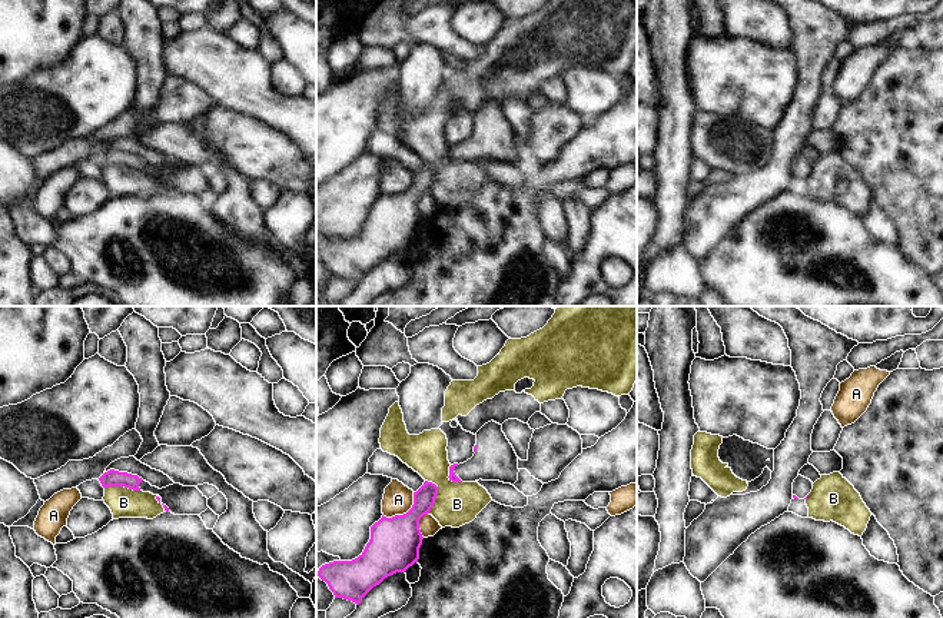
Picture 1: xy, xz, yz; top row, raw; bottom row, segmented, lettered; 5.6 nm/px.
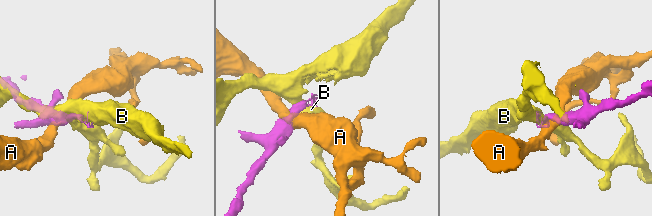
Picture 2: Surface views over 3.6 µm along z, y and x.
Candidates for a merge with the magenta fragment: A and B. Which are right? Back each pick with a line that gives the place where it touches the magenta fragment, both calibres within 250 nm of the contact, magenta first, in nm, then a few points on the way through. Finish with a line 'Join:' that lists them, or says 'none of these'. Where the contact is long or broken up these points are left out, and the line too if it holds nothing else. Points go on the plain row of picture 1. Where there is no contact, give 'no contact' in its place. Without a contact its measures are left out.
Join: none of these

